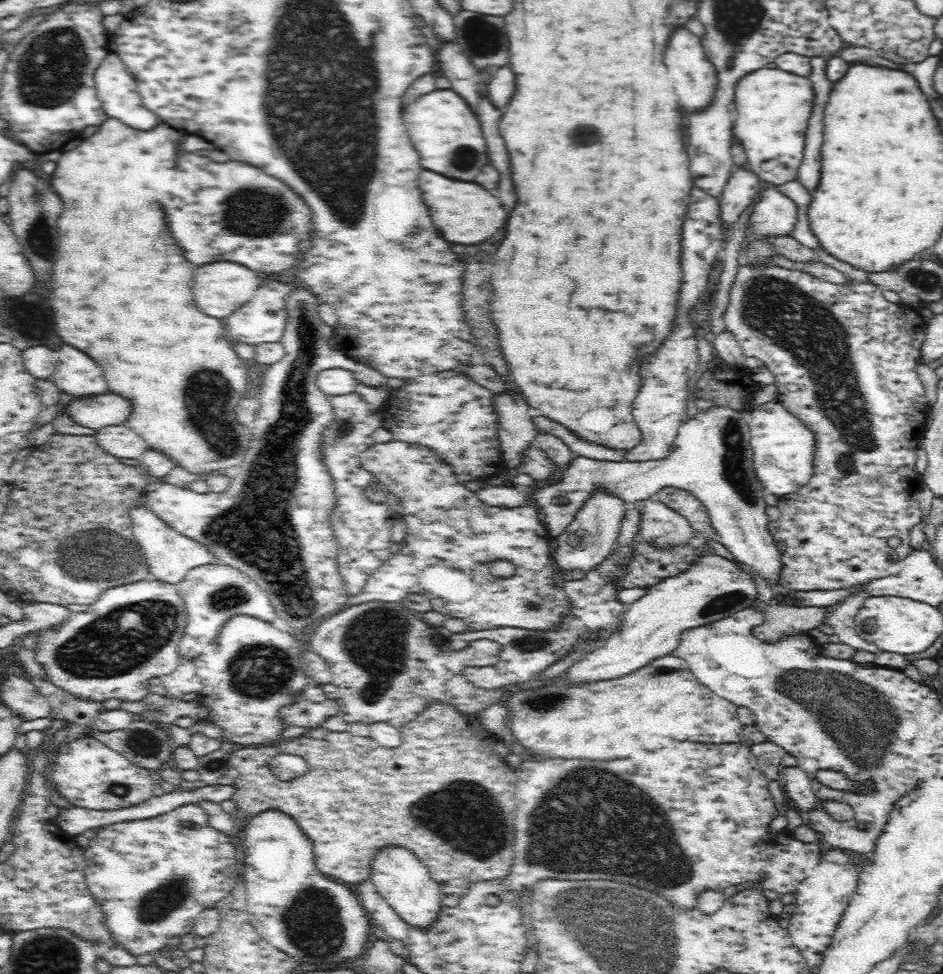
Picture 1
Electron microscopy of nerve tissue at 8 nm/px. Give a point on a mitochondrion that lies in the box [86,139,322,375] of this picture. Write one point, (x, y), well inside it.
(252, 211)

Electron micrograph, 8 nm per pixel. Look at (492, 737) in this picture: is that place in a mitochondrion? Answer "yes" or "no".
no

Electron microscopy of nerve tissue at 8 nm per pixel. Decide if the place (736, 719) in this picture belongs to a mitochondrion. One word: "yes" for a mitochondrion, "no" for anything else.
no

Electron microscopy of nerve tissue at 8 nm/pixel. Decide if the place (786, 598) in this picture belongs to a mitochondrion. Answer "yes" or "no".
no

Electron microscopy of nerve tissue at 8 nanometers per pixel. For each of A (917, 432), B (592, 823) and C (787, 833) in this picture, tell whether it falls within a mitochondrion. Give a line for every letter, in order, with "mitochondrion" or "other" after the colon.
A: other
B: mitochondrion
C: other

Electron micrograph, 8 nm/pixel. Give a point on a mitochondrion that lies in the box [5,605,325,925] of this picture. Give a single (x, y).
(261, 671)

